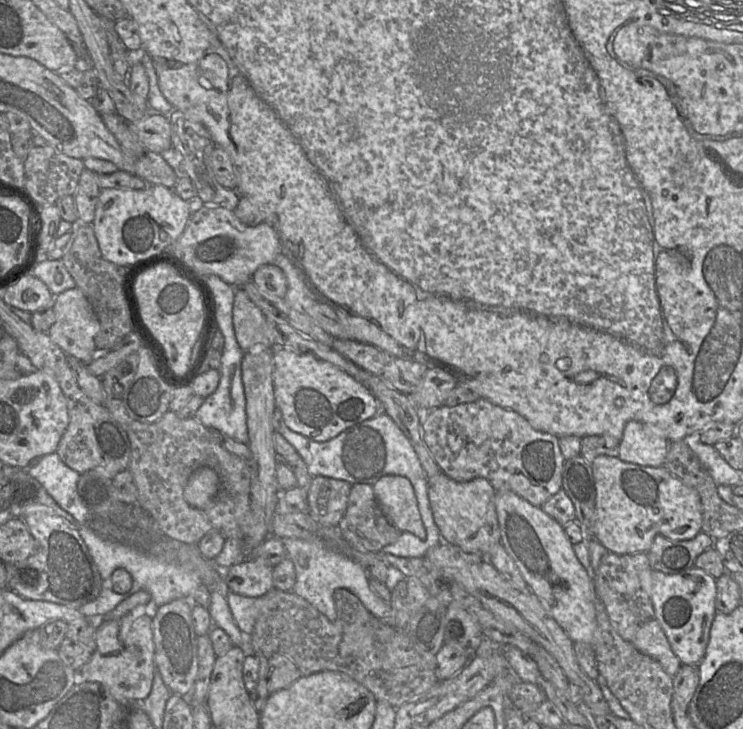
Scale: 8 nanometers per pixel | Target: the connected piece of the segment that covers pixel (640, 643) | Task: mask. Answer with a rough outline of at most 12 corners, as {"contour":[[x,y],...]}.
{"contour":[[654,618],[631,642],[672,677],[682,665]]}

